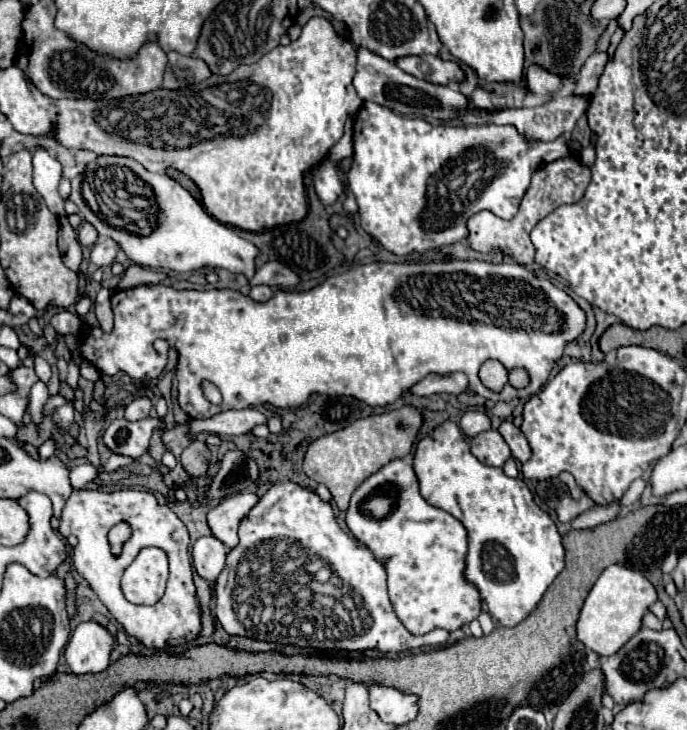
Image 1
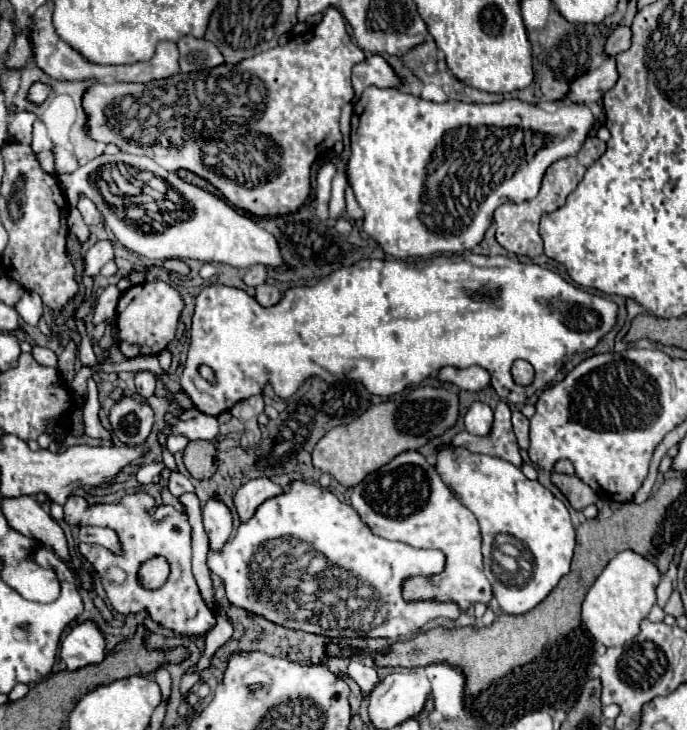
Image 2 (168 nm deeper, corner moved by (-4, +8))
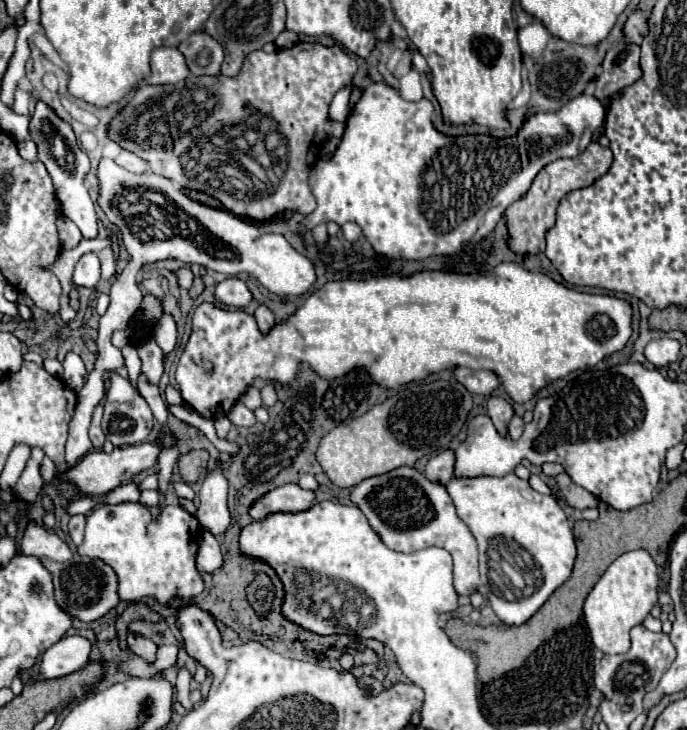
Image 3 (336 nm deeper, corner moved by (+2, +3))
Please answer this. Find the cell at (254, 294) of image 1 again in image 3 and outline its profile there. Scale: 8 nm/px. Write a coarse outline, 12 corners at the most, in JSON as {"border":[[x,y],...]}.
{"border":[[258,305],[254,317],[262,333],[276,323],[266,305]]}

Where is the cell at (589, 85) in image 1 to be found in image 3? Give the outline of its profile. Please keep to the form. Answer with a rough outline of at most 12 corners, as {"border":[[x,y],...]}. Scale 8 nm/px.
{"border":[[640,11],[628,15],[622,41],[640,45],[648,33],[646,17]]}

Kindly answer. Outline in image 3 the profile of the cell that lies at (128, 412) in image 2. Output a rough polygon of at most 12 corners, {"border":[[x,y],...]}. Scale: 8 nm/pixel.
{"border":[[110,377],[102,431],[114,447],[144,443],[148,403],[126,377]]}

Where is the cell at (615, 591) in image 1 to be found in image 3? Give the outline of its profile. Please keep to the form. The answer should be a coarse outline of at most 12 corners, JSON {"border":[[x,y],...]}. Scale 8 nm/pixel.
{"border":[[644,549],[608,565],[584,601],[602,653],[628,651],[630,629],[658,603]]}

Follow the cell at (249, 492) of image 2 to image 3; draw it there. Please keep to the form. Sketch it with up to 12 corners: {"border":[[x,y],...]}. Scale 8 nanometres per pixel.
{"border":[[288,483],[264,493],[248,507],[252,519],[268,513],[304,511],[312,491]]}

